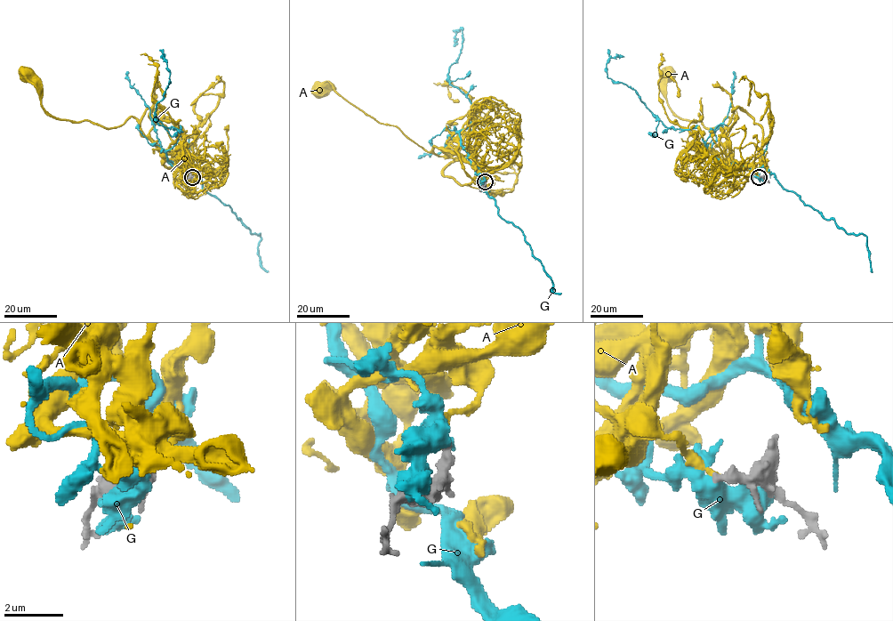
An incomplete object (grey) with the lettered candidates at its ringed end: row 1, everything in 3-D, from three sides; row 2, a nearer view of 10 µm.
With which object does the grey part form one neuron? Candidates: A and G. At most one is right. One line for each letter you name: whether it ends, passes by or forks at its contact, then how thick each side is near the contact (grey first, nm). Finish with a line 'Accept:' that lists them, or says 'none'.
Accept: none

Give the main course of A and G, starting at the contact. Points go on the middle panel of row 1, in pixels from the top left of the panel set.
A: (485, 181), (488, 177), (459, 152), (429, 152), (346, 101), (328, 81), (319, 90)
G: (486, 181), (475, 173), (460, 135), (474, 116), (470, 100), (448, 76), (462, 48), (462, 28), (454, 46)

